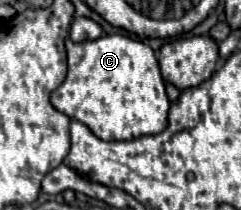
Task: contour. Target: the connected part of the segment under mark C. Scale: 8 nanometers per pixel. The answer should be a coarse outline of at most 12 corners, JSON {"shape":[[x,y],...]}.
{"shape":[[113,34],[67,38],[51,104],[101,140],[167,128],[159,62]]}

